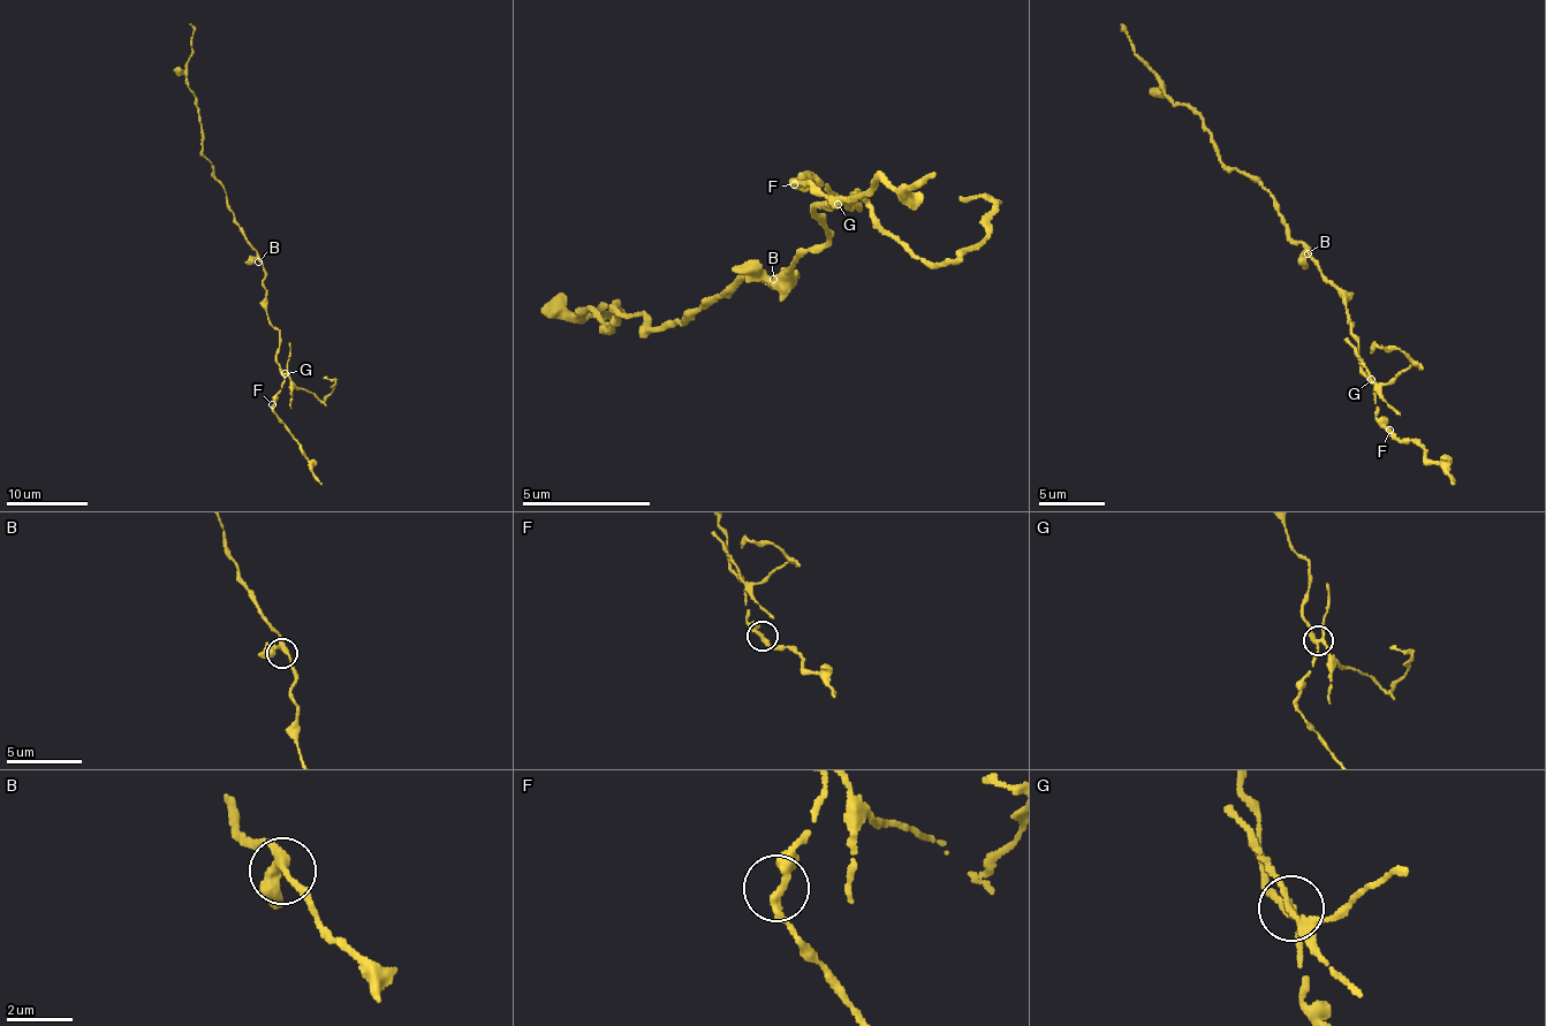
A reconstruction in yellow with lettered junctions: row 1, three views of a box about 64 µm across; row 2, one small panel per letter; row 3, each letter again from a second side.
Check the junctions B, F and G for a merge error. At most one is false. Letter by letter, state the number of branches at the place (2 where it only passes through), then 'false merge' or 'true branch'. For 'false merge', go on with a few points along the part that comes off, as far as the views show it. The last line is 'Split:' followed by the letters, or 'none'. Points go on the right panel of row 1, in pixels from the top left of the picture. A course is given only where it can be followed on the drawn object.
B: 3 | true branch
F: 3 | true branch
G: 4 | false merge | (1372, 380), (1381, 386), (1410, 365), (1419, 366), (1402, 350), (1370, 352)
Split: G

